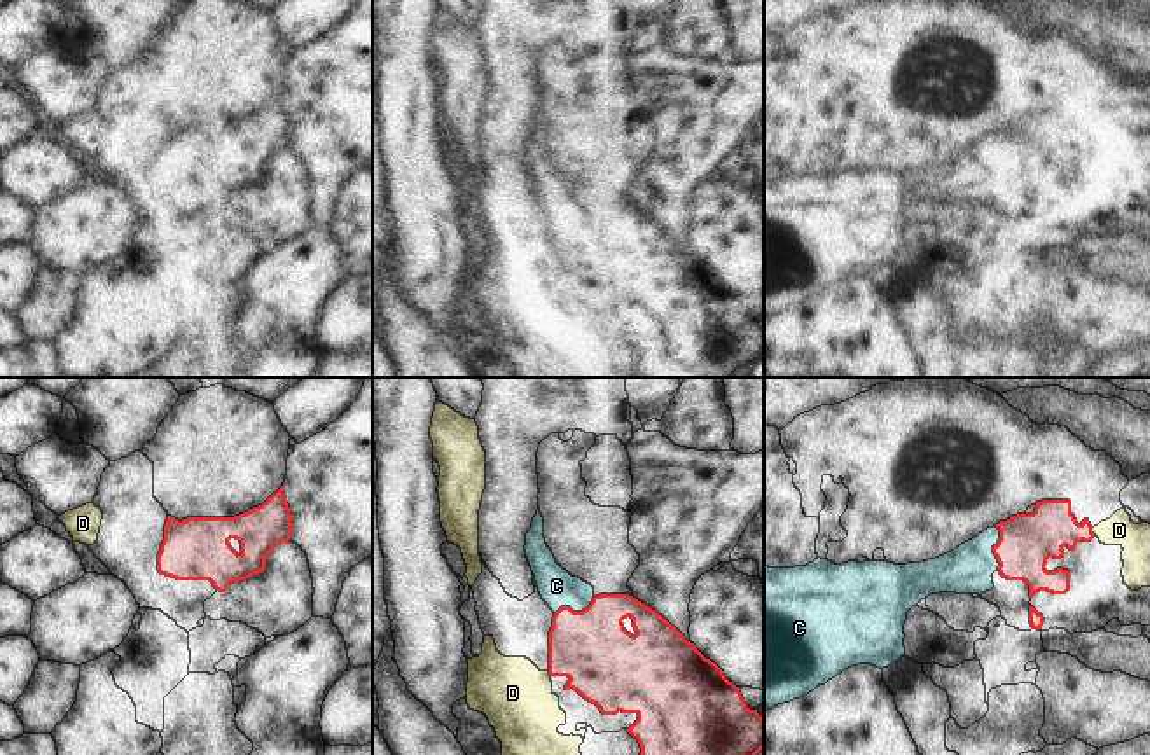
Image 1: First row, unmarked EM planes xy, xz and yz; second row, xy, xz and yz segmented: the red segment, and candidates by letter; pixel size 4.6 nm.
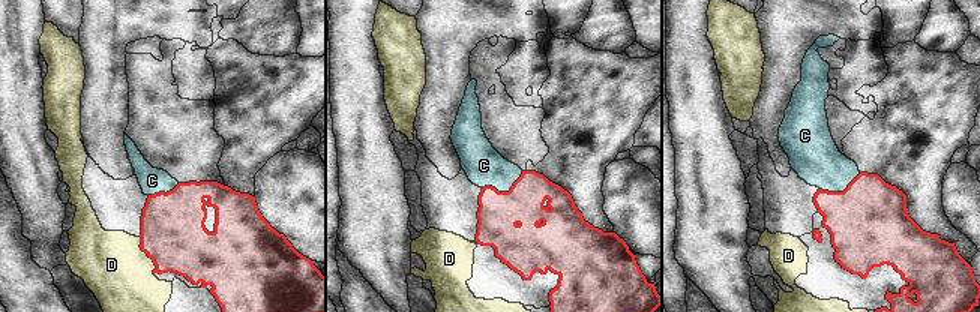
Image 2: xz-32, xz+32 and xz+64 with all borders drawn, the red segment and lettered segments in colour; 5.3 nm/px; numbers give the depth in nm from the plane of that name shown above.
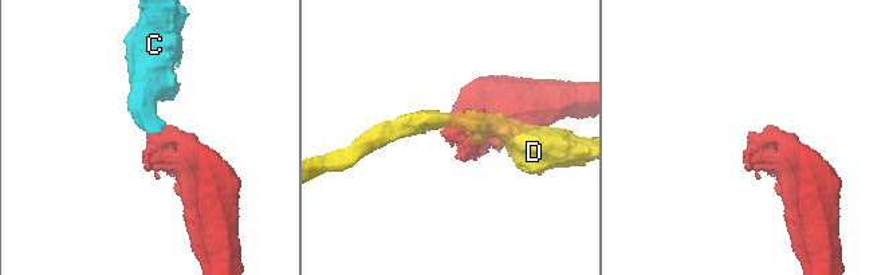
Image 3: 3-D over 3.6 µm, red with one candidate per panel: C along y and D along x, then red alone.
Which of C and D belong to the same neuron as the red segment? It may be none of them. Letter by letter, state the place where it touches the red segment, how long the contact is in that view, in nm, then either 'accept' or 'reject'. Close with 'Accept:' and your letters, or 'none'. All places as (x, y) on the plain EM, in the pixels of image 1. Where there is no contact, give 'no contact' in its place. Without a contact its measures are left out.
C: yz (993, 158) | 200 nm | accept
D: yz (1091, 140) | 40 nm | reject
Accept: C

